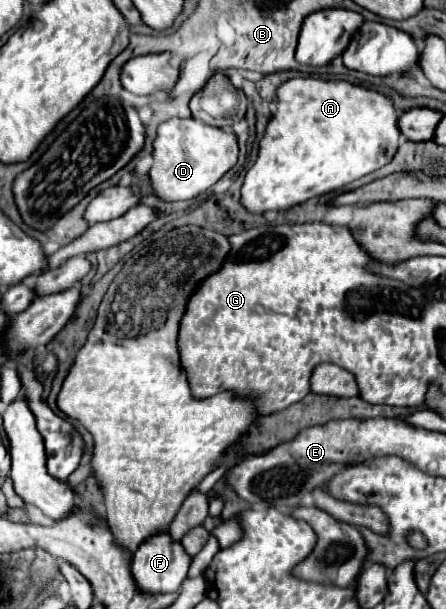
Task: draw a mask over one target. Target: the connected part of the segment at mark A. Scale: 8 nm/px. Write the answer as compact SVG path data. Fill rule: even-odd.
M292 78L284 82L276 94L278 100L260 142L258 160L248 170L242 186L242 204L250 212L286 210L308 198L336 192L346 184L386 166L402 142L402 132L398 128L398 116L402 112L394 106L394 100L382 92L346 80Z

